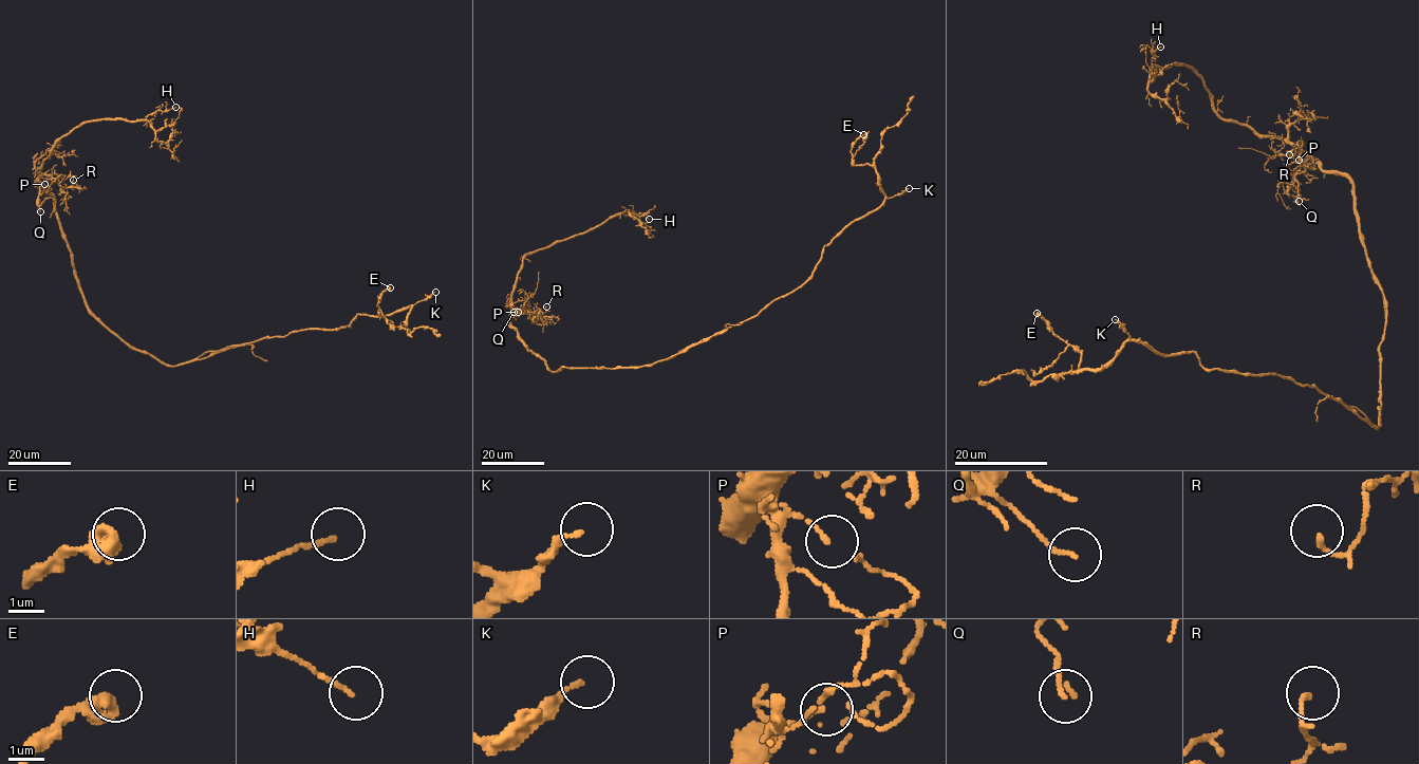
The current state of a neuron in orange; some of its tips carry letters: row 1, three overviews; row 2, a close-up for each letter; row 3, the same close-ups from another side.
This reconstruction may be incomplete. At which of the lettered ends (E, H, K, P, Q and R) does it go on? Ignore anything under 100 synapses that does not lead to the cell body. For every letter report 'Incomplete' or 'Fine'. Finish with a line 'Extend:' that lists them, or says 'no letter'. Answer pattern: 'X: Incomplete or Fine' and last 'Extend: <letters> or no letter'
E: Fine
H: Fine
K: Fine
P: Fine
Q: Fine
R: Fine
Extend: no letter

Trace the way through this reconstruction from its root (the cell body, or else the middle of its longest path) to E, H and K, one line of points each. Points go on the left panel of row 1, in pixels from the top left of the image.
E: (138, 349), (179, 366), (412, 306), (404, 325), (377, 305), (390, 287)
H: (138, 349), (87, 305), (55, 200), (37, 185), (38, 170), (62, 136), (87, 122), (139, 120), (175, 107)
K: (138, 349), (179, 366), (262, 338), (338, 329), (358, 314), (389, 315), (435, 292)

